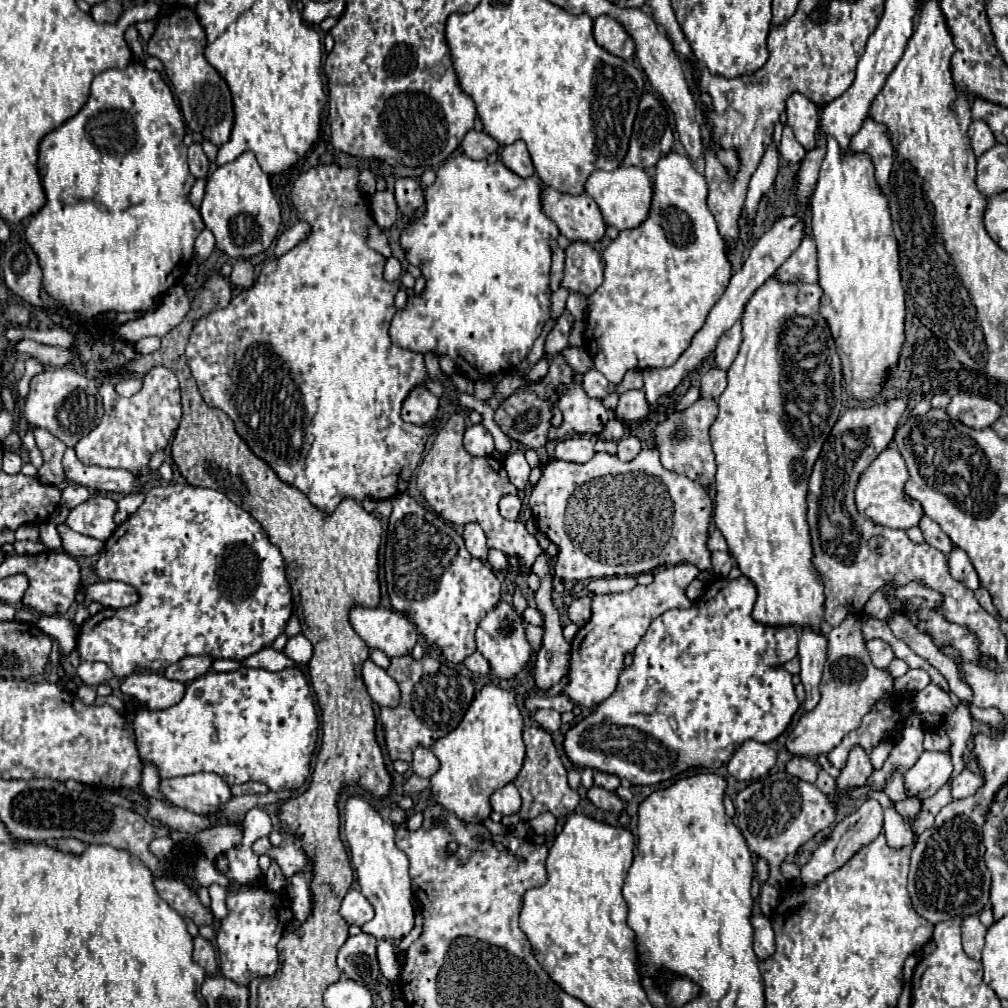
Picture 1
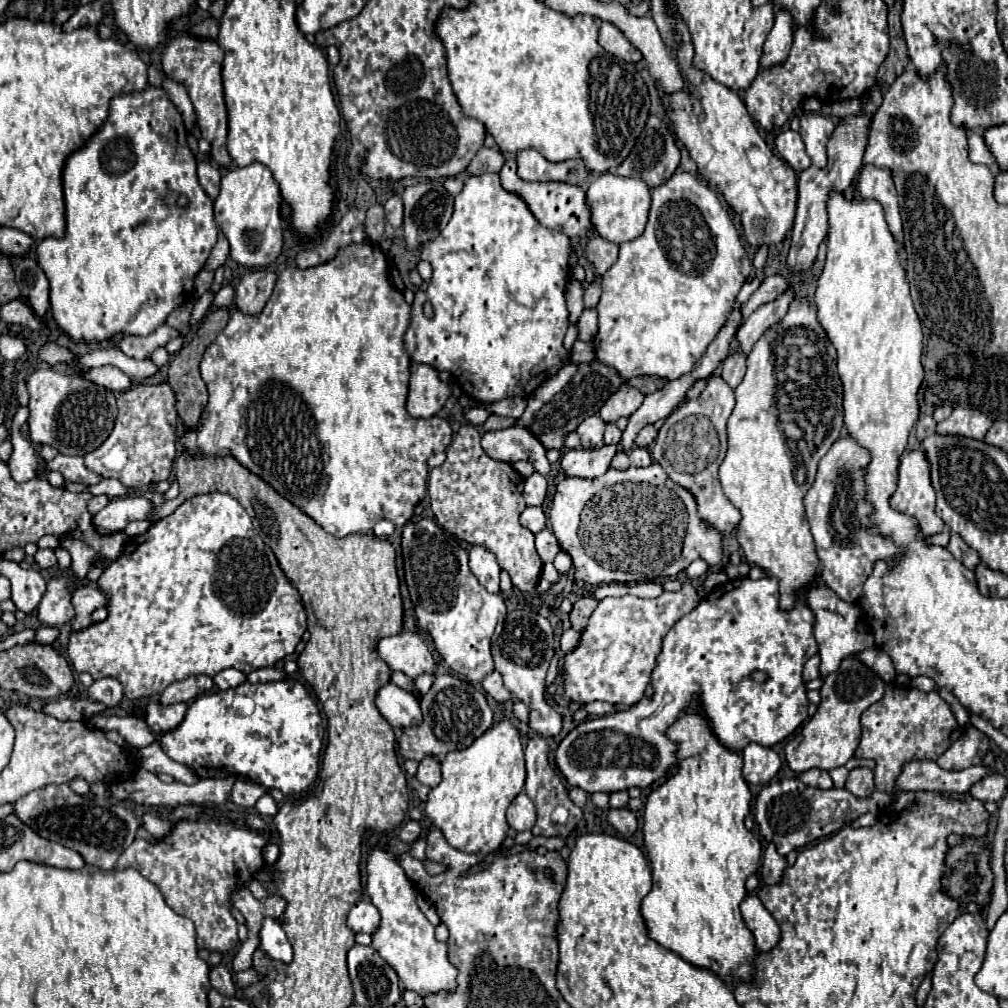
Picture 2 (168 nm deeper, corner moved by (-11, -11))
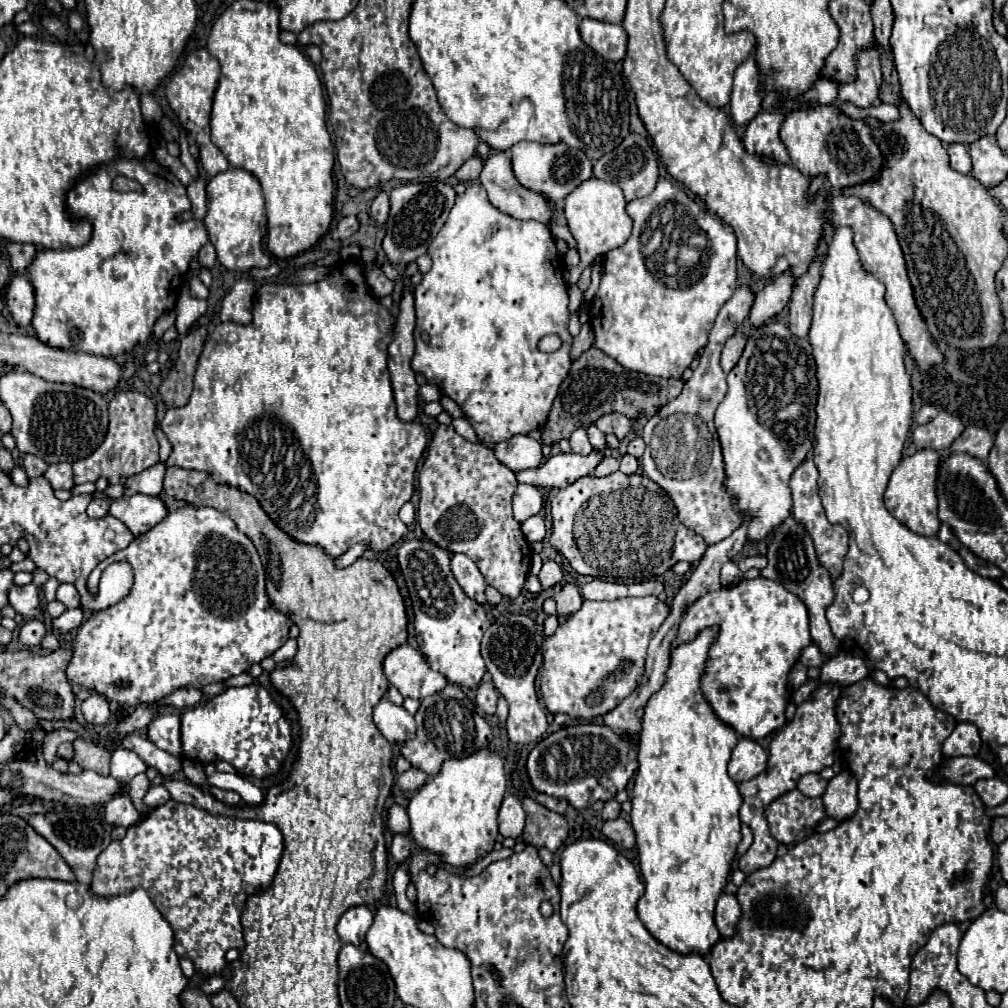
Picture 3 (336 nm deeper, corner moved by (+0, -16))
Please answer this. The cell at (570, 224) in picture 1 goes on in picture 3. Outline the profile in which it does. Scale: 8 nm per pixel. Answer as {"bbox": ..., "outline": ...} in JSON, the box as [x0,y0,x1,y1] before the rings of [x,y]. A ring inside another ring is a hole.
{"bbox":[480,152,552,224],"outline":[[[492,152],[490,154],[490,158],[484,162],[484,170],[480,174],[480,182],[486,188],[490,202],[498,210],[502,210],[502,212],[506,212],[510,216],[516,216],[518,220],[540,220],[544,224],[548,224],[552,220],[552,212],[546,206],[548,200],[544,196],[540,196],[538,192],[532,192],[532,190],[520,186],[520,182],[516,180],[516,176],[512,172],[512,166],[510,166],[508,152]]]}

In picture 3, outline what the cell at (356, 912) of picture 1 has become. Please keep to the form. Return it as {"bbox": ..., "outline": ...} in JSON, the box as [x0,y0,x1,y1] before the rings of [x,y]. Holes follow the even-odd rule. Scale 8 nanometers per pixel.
{"bbox":[336,906,374,946],"outline":[[[354,906],[346,910],[336,926],[342,944],[360,946],[366,938],[368,928],[372,926],[372,920],[374,920],[374,914],[366,906]]]}

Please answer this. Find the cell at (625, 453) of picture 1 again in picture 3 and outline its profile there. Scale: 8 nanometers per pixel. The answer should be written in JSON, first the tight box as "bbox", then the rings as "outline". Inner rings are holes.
{"bbox":[620,454,638,474],"outline":[[[624,454],[622,460],[620,460],[620,472],[624,472],[624,474],[638,472],[638,460],[634,456],[630,456],[630,454]]]}

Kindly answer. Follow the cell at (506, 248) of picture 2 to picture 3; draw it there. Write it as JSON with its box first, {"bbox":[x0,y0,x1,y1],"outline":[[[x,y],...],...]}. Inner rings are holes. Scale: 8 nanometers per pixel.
{"bbox":[412,182,572,448],"outline":[[[474,182],[456,198],[446,226],[432,240],[428,254],[434,266],[414,290],[416,350],[412,370],[422,374],[428,384],[438,386],[442,394],[450,396],[462,408],[478,440],[488,448],[516,434],[530,434],[542,428],[558,388],[572,366],[568,286],[562,278],[562,266],[550,230],[542,222],[538,226],[524,226],[522,220],[500,212],[490,204],[484,186]],[[548,334],[558,334],[564,340],[562,348],[552,354],[538,350],[540,338]]]}

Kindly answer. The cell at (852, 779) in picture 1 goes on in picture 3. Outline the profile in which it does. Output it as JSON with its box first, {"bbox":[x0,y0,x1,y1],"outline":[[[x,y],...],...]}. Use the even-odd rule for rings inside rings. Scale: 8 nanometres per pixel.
{"bbox":[822,772,858,822],"outline":[[[850,772],[836,774],[828,782],[828,788],[822,796],[826,814],[838,822],[852,816],[852,812],[856,812],[856,808],[858,808],[856,792],[858,792],[858,784]]]}

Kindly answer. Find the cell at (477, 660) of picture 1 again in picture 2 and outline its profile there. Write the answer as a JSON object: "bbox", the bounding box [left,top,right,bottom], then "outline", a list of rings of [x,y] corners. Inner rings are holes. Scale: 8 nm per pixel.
{"bbox":[481,671,511,703],"outline":[[[499,671],[489,673],[489,675],[481,681],[481,685],[483,685],[483,689],[485,689],[495,701],[499,701],[499,703],[505,703],[505,701],[511,699],[511,693],[503,687],[503,679],[501,679],[501,673],[499,673]]]}

